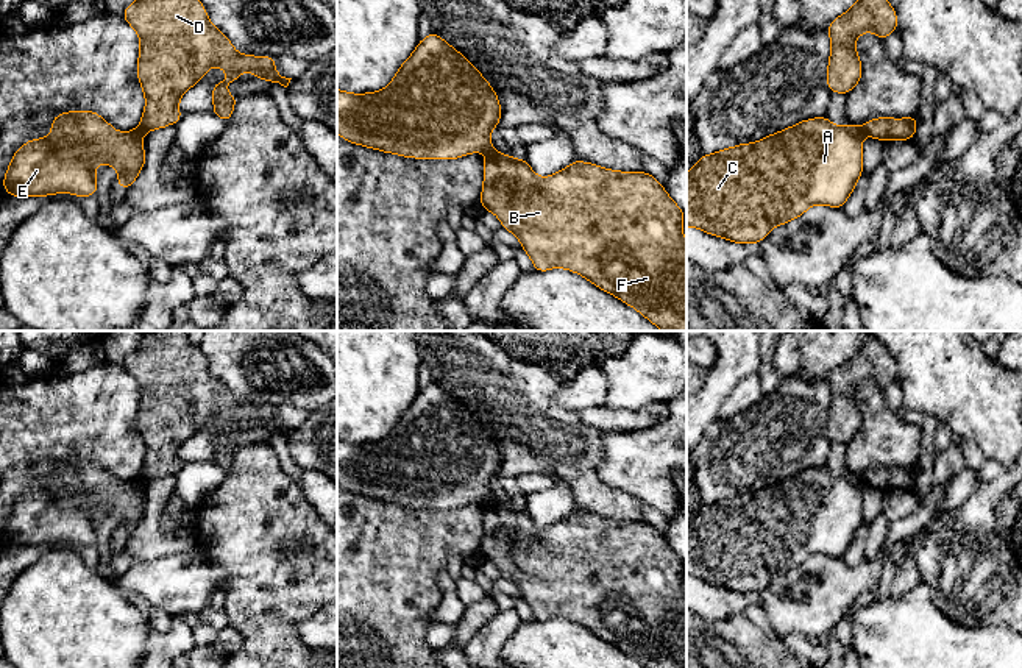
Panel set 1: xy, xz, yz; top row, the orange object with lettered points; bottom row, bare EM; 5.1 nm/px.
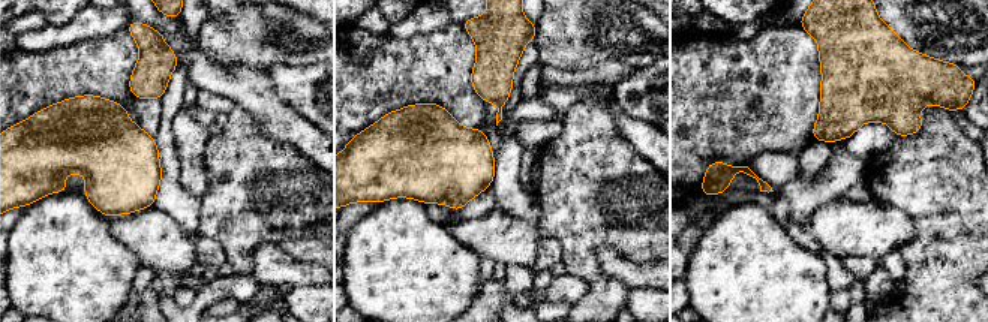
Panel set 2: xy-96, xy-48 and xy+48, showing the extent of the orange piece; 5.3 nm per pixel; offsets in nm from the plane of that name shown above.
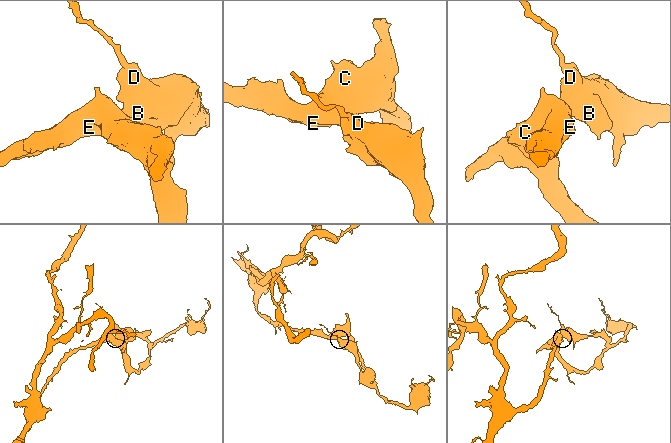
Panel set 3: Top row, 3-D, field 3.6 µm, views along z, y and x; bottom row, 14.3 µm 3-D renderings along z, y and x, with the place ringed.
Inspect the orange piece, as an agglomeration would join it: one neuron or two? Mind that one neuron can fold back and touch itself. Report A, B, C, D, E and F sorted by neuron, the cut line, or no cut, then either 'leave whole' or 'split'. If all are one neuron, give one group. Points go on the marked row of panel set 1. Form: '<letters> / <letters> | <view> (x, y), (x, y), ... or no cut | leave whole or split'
A C E / B D F | xy (138, 128), (142, 135) | split

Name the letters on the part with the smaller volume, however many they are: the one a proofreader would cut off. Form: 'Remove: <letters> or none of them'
Remove: B, D, F

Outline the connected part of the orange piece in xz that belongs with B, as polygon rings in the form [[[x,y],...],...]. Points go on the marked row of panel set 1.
[[[490,151],[487,155],[482,175],[484,189],[479,203],[485,211],[496,214],[501,220],[501,226],[520,239],[523,250],[532,259],[537,272],[546,272],[554,267],[576,272],[599,289],[635,307],[651,323],[663,331],[687,331],[687,242],[682,233],[685,212],[671,200],[663,186],[652,175],[644,172],[613,172],[610,169],[602,169],[594,164],[574,159],[570,167],[557,172],[555,175],[540,178],[532,172],[526,159],[513,159],[512,156],[498,151]]]

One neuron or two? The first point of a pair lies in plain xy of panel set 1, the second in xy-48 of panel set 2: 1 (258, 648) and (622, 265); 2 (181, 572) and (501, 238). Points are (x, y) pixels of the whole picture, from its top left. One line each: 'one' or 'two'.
1: two
2: one

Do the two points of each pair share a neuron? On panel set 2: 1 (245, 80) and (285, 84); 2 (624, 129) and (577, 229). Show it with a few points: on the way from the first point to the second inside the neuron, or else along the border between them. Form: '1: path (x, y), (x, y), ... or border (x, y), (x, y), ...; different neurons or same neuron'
1: border (263, 69), (273, 92), (294, 110); different neurons
2: border (603, 105), (615, 129), (646, 159); different neurons

